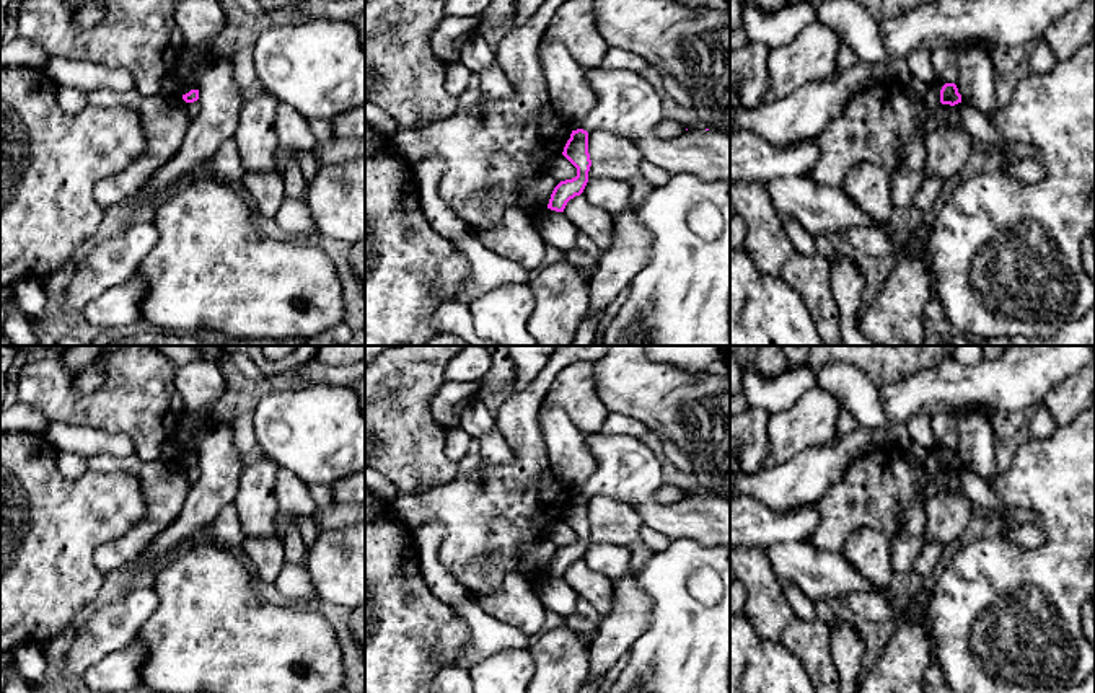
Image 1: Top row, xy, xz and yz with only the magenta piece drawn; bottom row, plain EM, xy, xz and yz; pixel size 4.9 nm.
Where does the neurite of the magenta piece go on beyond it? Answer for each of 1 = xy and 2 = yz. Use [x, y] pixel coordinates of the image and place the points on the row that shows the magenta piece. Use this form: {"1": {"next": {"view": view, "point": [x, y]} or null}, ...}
{"1": {"next": null}, "2": {"next": null}}

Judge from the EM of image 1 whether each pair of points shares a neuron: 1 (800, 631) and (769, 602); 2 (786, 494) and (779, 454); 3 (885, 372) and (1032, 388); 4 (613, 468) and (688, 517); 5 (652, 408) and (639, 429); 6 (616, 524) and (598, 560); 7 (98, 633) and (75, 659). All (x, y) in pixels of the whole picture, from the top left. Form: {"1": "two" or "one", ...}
{"1": "two", "2": "two", "3": "two", "4": "one", "5": "two", "6": "two", "7": "one"}

